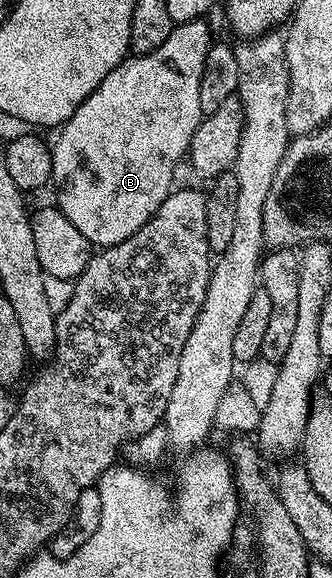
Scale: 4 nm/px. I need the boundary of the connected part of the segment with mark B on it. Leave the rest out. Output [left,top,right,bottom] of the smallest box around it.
[51,18,213,249]

